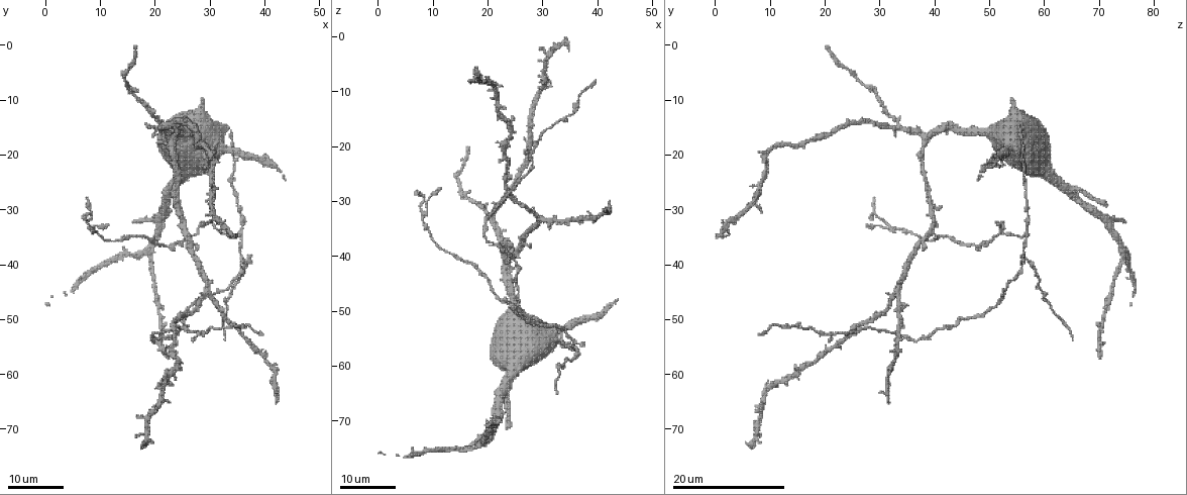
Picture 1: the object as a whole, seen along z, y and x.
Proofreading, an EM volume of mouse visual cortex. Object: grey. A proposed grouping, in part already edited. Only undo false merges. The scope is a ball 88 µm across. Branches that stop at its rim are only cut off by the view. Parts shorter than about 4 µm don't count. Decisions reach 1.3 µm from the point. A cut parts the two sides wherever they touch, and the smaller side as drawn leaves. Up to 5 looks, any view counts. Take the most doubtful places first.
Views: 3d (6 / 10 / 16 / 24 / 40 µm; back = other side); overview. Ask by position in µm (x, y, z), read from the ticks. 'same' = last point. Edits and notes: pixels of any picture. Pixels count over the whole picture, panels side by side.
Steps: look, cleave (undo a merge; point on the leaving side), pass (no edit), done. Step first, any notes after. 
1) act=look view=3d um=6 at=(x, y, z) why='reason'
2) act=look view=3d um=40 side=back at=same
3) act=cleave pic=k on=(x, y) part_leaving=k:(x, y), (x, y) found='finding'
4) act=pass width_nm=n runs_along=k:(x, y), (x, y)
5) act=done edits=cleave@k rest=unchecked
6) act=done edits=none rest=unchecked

act=look view=3d um=16 at=(36.5, 39.0, 56.5) why='four or more arms meet'

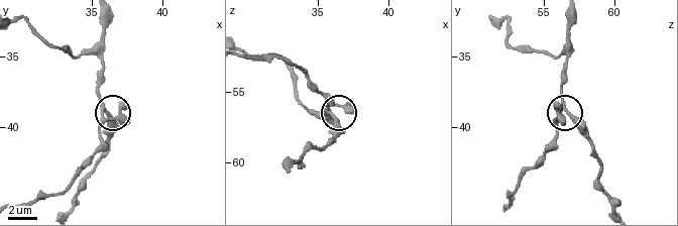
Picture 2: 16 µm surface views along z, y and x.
act=look view=3d um=10 at=(36.0, 38.8, 56.6)

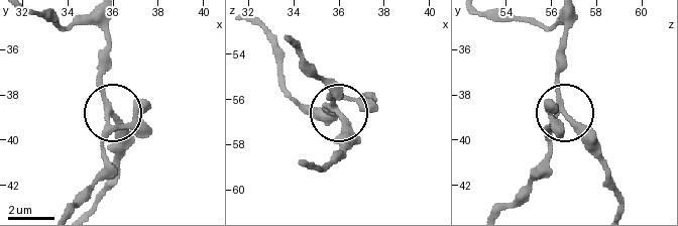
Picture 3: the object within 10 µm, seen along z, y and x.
act=pass side_arm_um=20 runs_along=3:(109, 19), (103, 95), (115, 118), (115, 156) found='all the same neuron'

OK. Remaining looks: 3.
act=look view=3d um=24 at=(8.5, 33.5, 32.0) why='a fork'

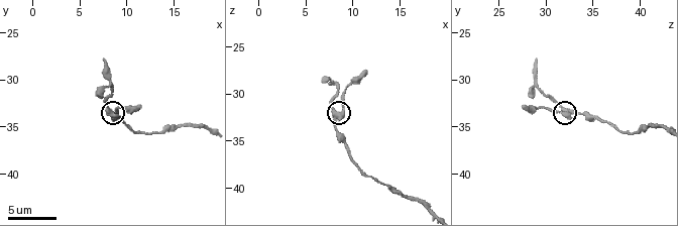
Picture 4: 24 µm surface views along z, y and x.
act=look view=3d um=10 at=(8.4, 33.6, 31.8)

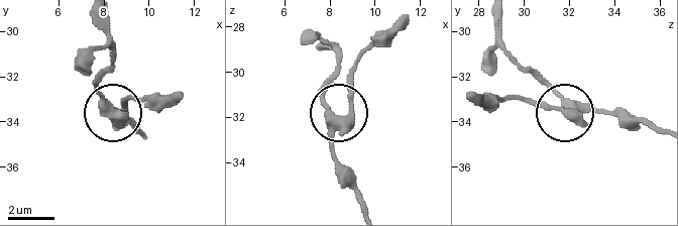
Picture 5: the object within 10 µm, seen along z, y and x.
act=pass arms=3 runs_along=5:(659, 129), (504, 97) found='one neuron here'

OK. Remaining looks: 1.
act=done edits=none rest=unchecked

